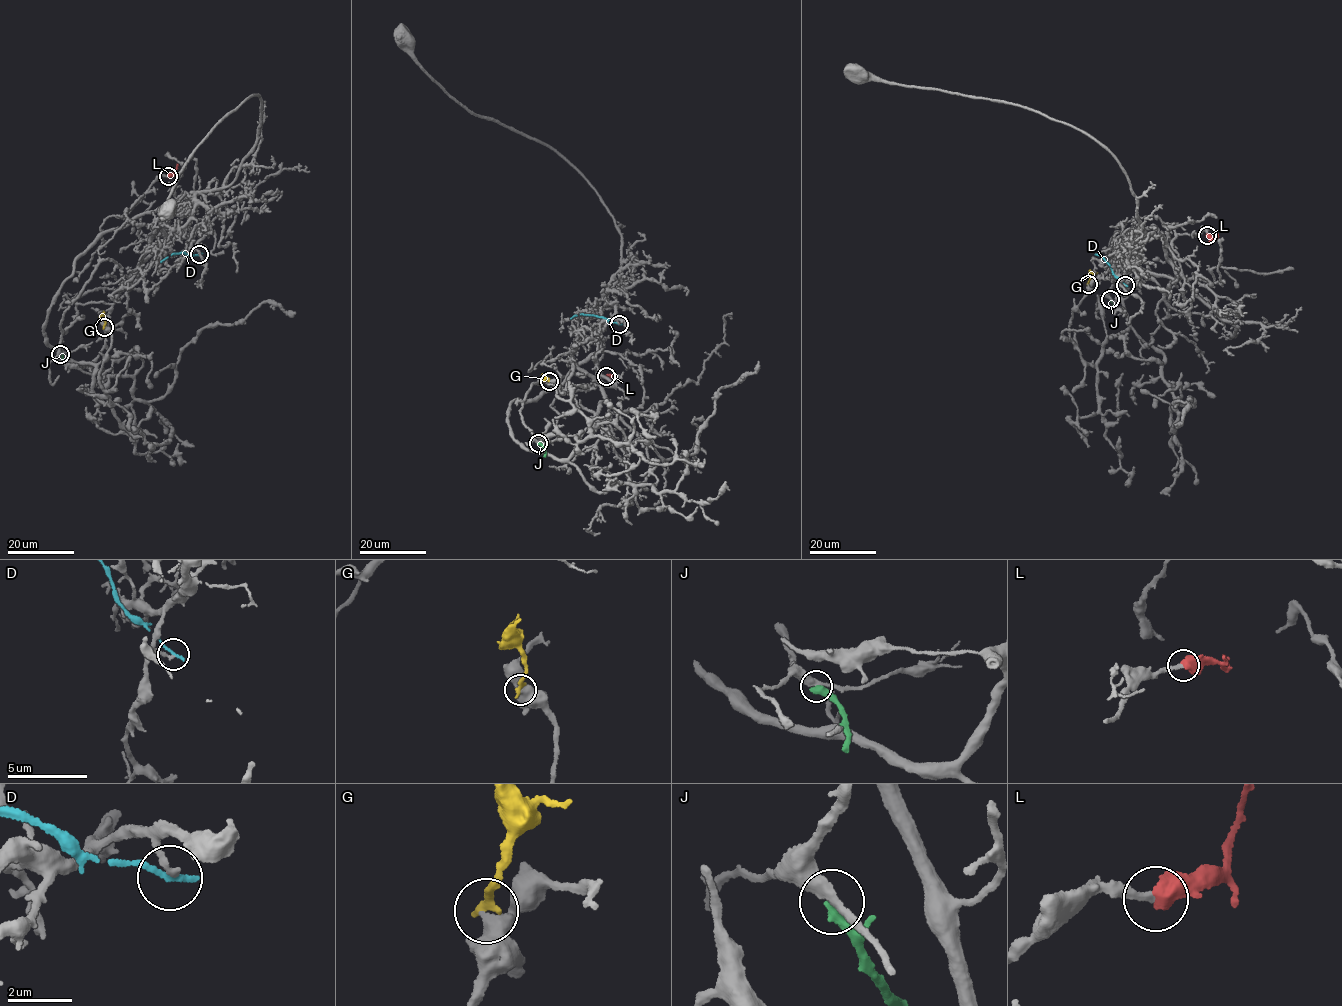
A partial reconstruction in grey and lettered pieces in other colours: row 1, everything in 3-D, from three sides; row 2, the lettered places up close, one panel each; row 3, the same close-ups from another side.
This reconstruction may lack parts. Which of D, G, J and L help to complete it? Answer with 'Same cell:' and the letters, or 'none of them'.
Same cell: L

